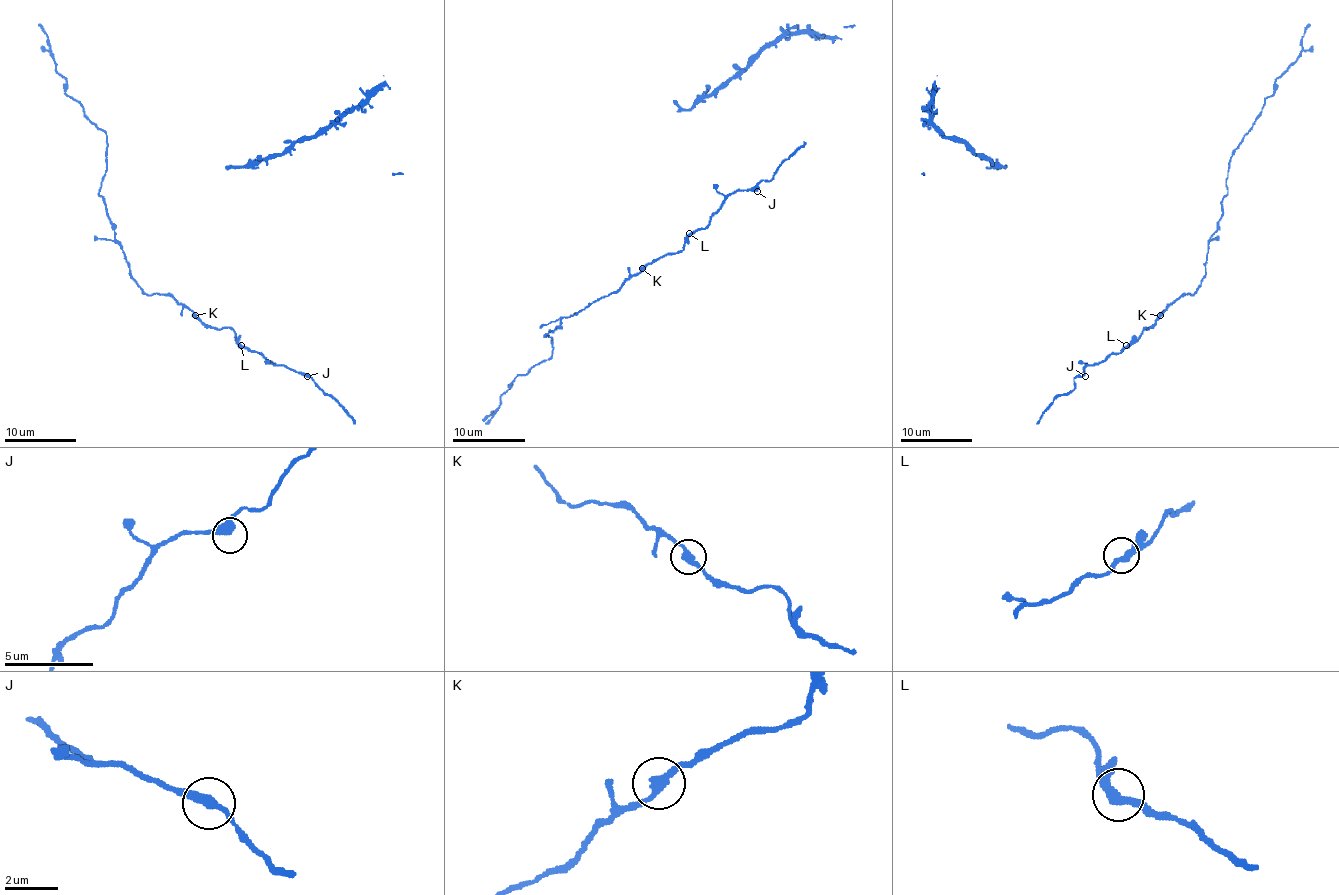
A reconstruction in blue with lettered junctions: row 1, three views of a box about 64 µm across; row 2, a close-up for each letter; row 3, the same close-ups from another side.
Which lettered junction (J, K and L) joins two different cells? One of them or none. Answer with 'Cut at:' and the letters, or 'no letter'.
Cut at: no letter

